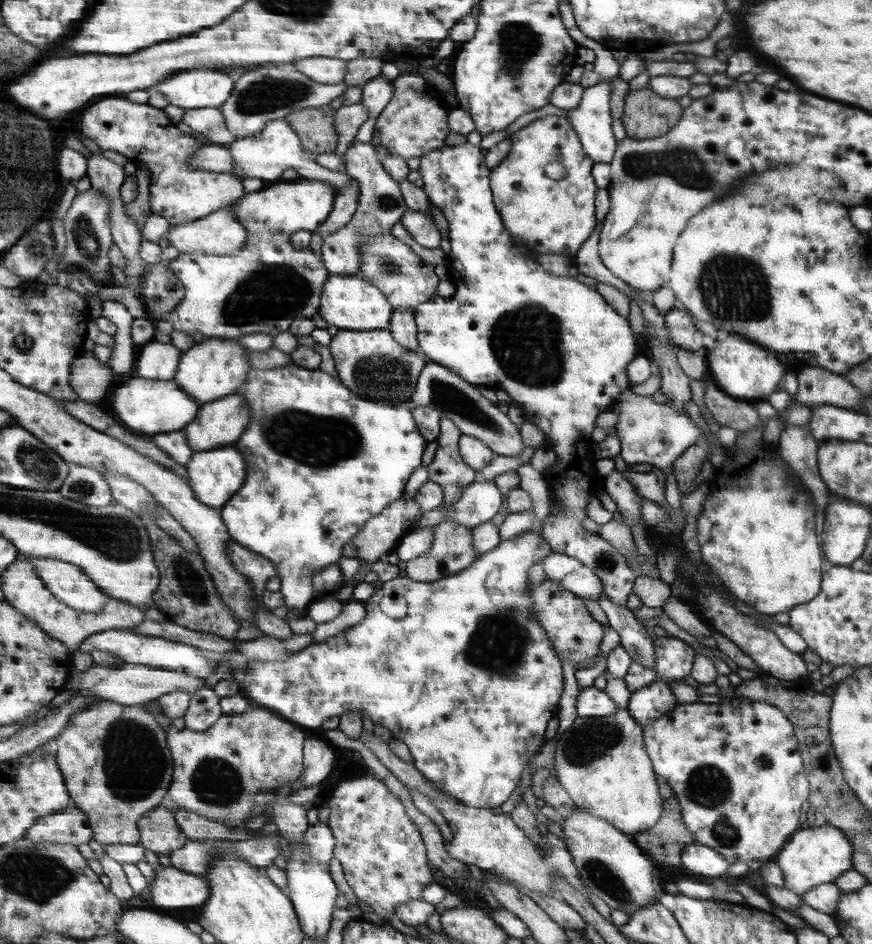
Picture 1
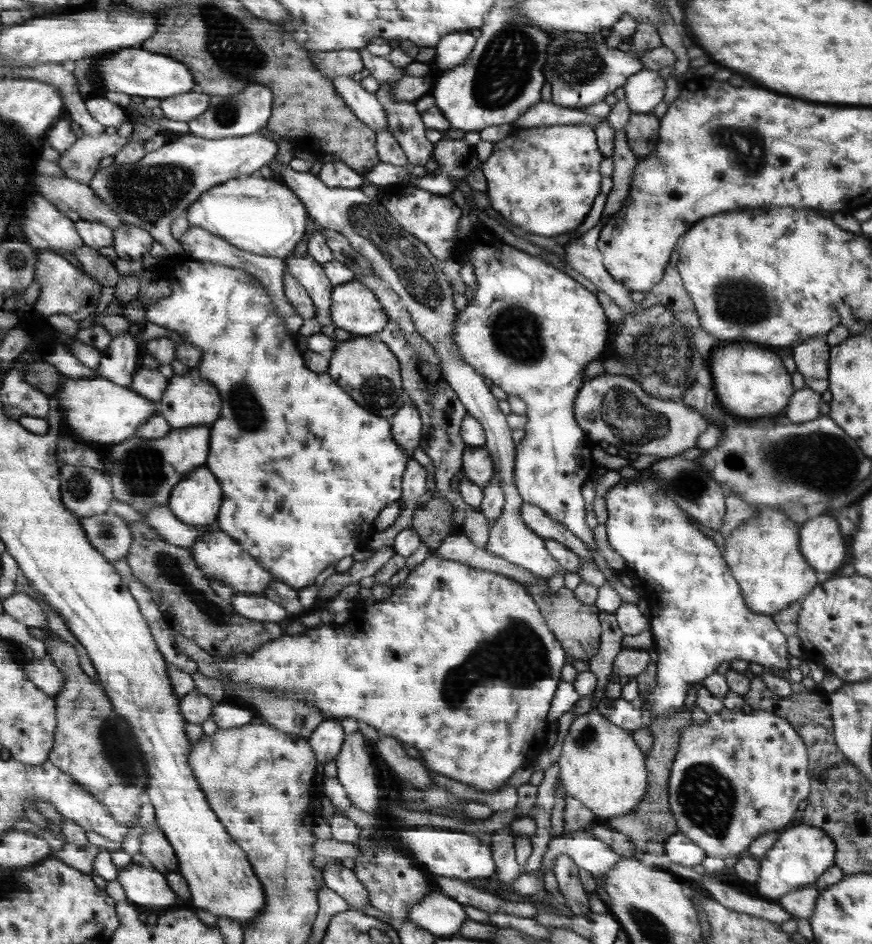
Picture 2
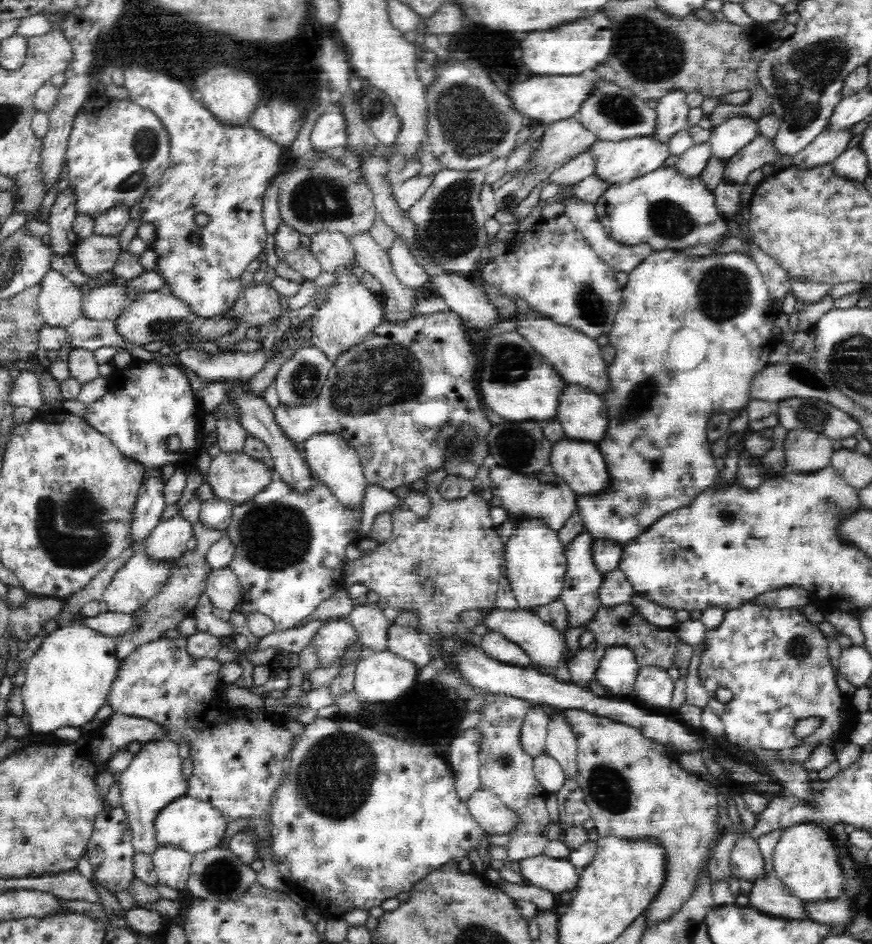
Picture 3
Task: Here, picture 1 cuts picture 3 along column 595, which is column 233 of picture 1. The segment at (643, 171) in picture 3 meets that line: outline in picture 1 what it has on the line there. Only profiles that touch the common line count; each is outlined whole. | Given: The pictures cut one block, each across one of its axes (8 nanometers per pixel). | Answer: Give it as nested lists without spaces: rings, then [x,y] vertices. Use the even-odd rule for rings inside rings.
[[[286,119],[271,120],[266,123],[264,131],[257,132],[256,135],[246,138],[237,138],[227,147],[232,153],[232,159],[234,159],[234,168],[230,174],[242,180],[258,178],[266,182],[266,184],[274,184],[276,180],[282,180],[283,172],[290,168],[298,173],[301,180],[323,181],[332,184],[338,189],[349,186],[354,180],[345,172],[331,172],[312,161],[310,153],[301,144],[297,131]]]

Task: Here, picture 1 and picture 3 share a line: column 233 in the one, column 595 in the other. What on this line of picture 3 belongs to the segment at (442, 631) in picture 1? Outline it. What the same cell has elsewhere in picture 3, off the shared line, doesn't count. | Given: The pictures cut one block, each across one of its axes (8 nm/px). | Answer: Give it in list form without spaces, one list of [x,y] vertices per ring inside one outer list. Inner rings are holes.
[[[606,647],[602,656],[595,679],[607,689],[608,696],[630,699],[640,668],[634,653],[625,647]]]

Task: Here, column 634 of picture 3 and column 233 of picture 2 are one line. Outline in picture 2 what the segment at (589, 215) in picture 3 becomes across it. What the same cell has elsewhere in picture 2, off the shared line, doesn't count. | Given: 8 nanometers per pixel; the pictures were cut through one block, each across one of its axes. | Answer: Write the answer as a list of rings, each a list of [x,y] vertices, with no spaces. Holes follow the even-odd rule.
[[[190,226],[188,231],[184,233],[181,238],[180,244],[185,249],[184,256],[187,258],[196,259],[197,261],[206,261],[214,264],[219,264],[222,266],[237,268],[238,270],[247,272],[248,275],[255,276],[262,281],[262,284],[269,289],[269,295],[273,298],[273,303],[275,304],[276,312],[278,316],[286,323],[286,328],[294,334],[298,334],[298,329],[304,323],[304,320],[296,313],[296,310],[292,308],[292,305],[288,302],[285,297],[285,290],[283,285],[283,276],[285,269],[287,268],[285,264],[285,259],[273,257],[273,256],[262,256],[257,255],[229,242],[226,242],[223,238],[210,234],[207,230],[203,228],[198,228],[197,226]]]

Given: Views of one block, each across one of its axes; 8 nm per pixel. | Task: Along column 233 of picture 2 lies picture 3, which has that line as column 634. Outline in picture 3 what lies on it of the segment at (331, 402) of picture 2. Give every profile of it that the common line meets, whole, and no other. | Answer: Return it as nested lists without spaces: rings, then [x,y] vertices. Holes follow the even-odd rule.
[[[653,251],[636,268],[629,272],[628,282],[623,287],[621,296],[621,305],[616,313],[615,322],[610,332],[609,345],[614,347],[615,357],[610,364],[607,364],[608,379],[610,379],[610,390],[604,392],[601,396],[604,401],[604,407],[608,411],[608,429],[604,434],[604,439],[597,443],[600,453],[604,455],[608,473],[611,476],[610,488],[606,488],[602,494],[596,494],[591,498],[576,496],[576,509],[580,509],[583,517],[583,524],[586,530],[591,532],[593,540],[612,540],[626,548],[636,536],[648,530],[656,520],[666,516],[666,513],[674,512],[677,508],[689,505],[695,496],[698,496],[703,490],[713,486],[718,469],[715,467],[715,458],[712,457],[711,443],[708,442],[706,434],[706,425],[711,416],[723,412],[732,415],[744,409],[752,400],[749,395],[750,383],[752,377],[768,365],[768,357],[771,350],[777,345],[778,341],[772,334],[771,329],[775,327],[776,319],[779,316],[779,310],[774,306],[774,301],[770,298],[768,286],[766,286],[763,274],[758,270],[757,264],[748,253],[729,252],[725,254],[712,253],[711,255],[695,256],[686,255],[682,251]],[[682,330],[698,330],[698,334],[704,338],[704,360],[696,368],[680,370],[672,362],[682,358],[682,344],[674,346],[674,356],[670,354],[670,340],[682,332]]]

